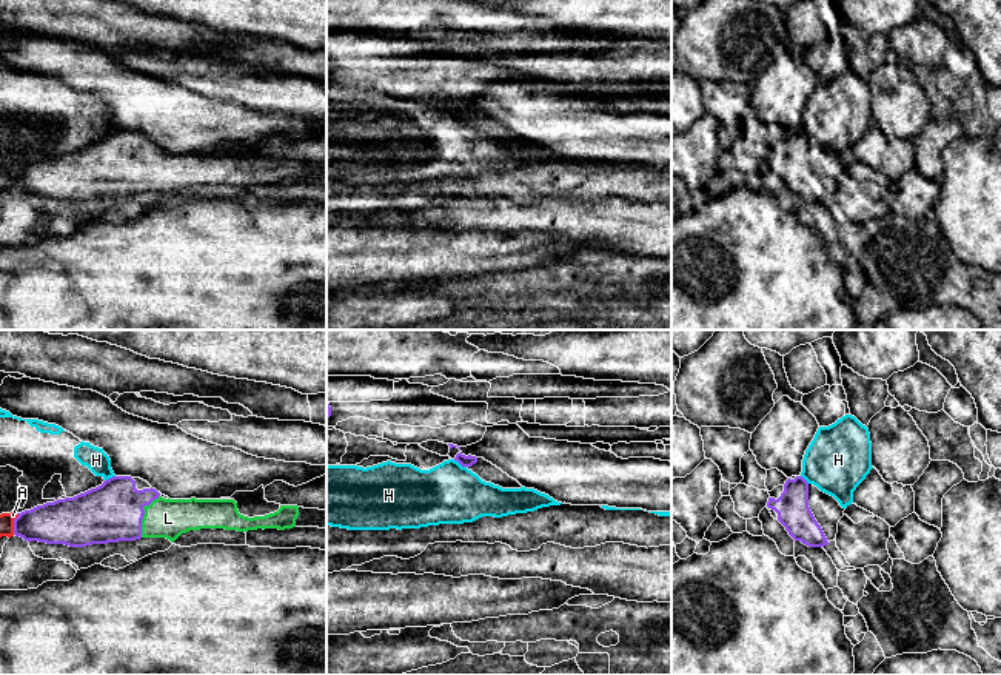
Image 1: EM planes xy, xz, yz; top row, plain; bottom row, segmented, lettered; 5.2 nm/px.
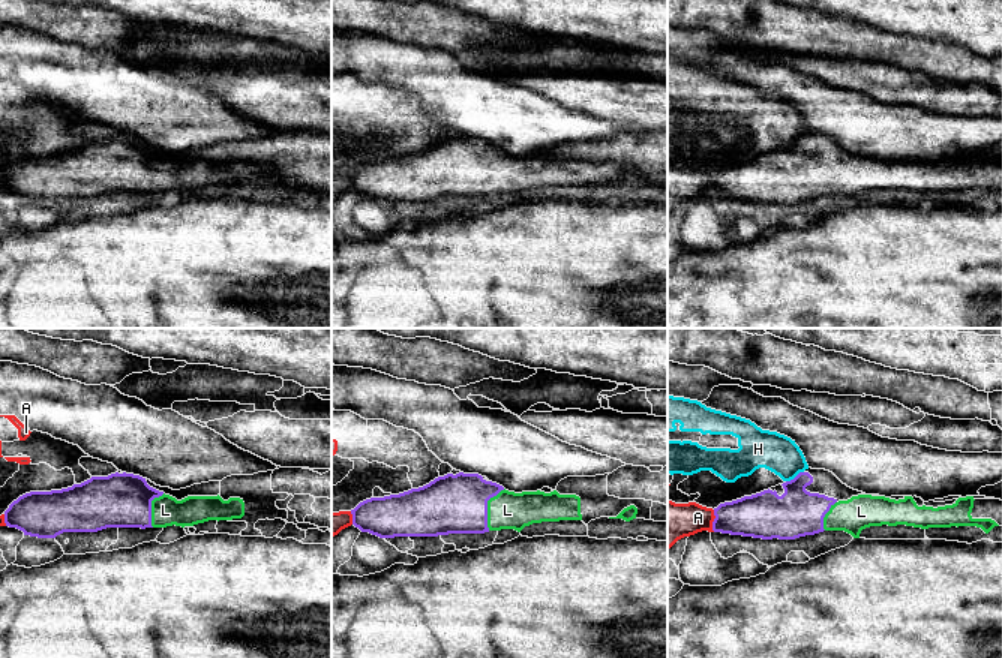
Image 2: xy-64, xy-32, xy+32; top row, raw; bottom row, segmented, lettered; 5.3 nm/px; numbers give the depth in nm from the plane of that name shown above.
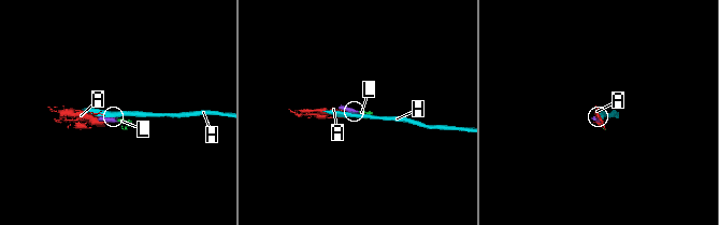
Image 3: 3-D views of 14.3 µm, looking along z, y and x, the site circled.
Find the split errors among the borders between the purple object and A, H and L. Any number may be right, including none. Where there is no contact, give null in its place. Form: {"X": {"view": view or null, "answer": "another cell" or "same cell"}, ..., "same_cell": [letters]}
{"A": {"view": "xy", "answer": "another cell"}, "H": {"view": "xz", "answer": "another cell"}, "L": {"view": "xy", "answer": "same cell"}, "same_cell": ["L"]}

